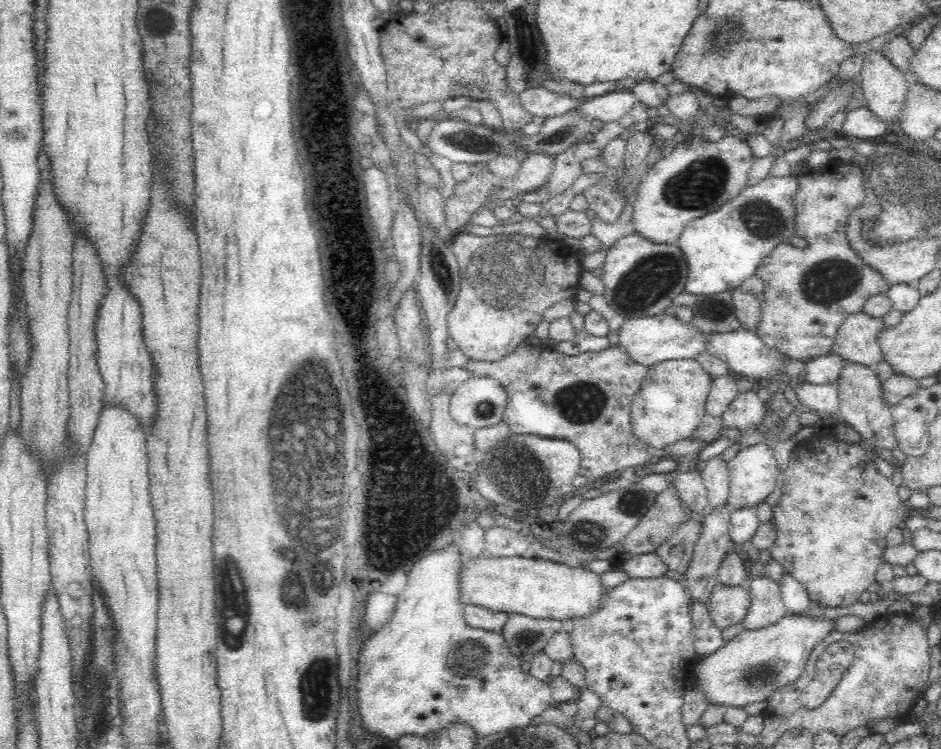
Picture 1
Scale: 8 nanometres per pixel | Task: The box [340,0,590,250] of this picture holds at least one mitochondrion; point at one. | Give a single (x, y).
(527, 45)

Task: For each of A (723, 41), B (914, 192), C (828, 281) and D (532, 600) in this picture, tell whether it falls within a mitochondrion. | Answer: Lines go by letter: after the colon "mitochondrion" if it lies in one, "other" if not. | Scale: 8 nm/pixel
A: mitochondrion
B: mitochondrion
C: mitochondrion
D: other

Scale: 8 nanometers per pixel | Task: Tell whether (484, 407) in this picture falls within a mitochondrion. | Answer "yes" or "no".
yes

